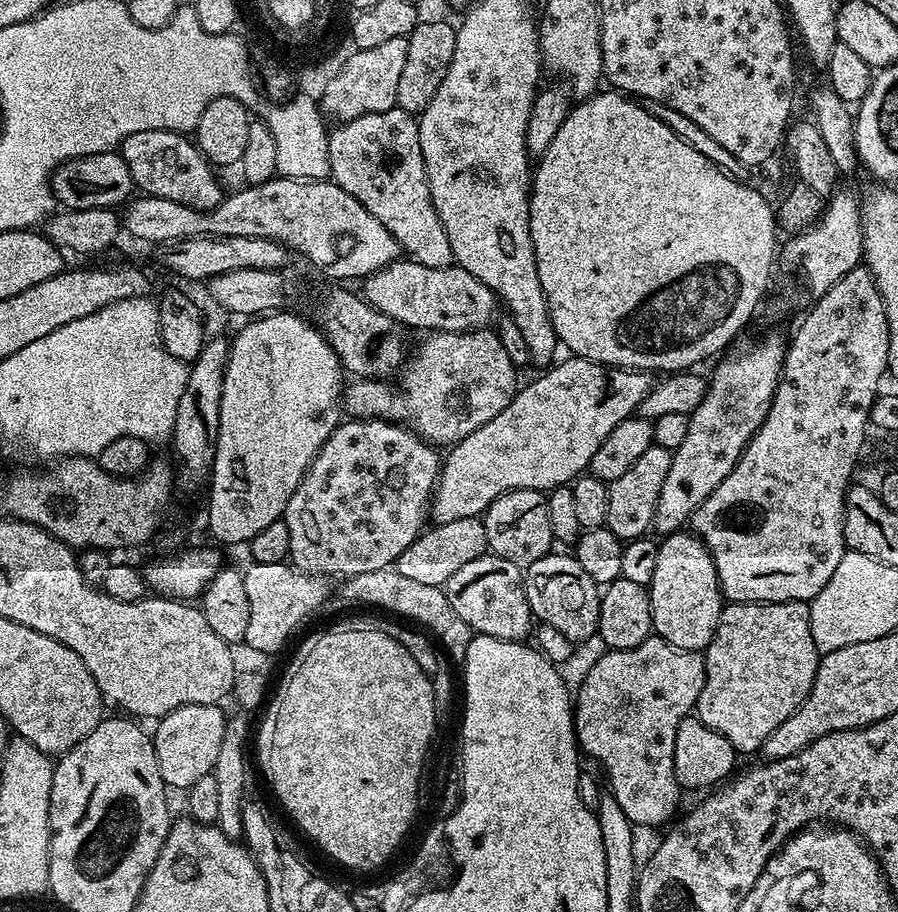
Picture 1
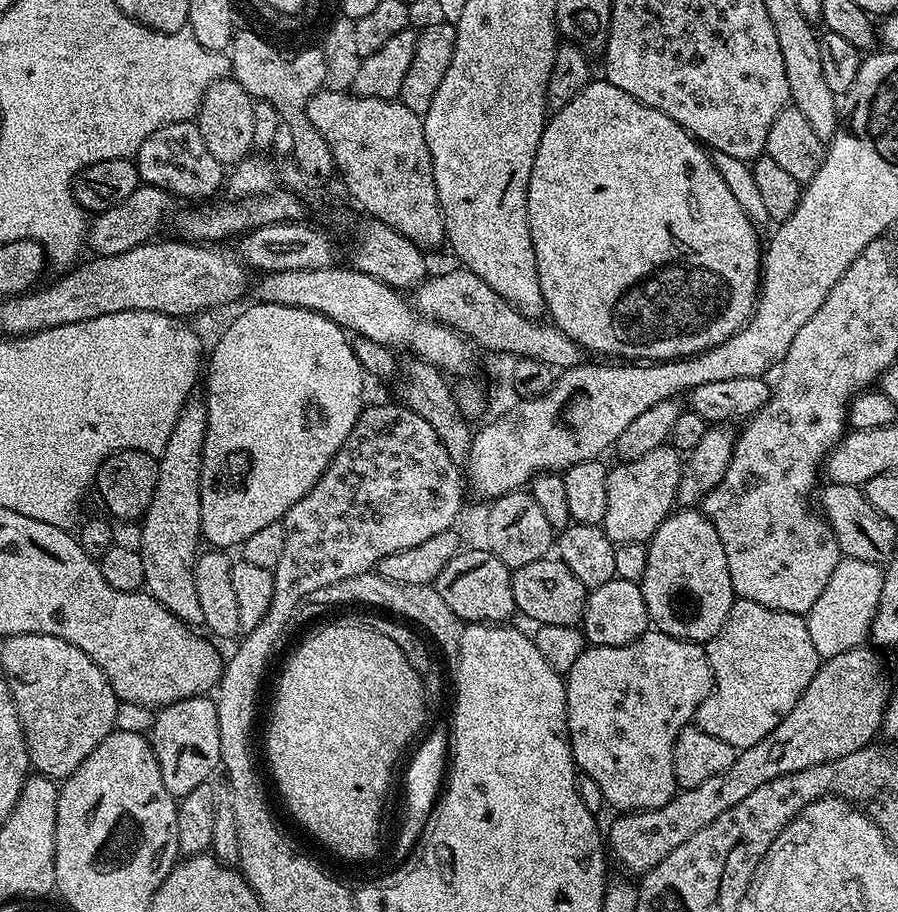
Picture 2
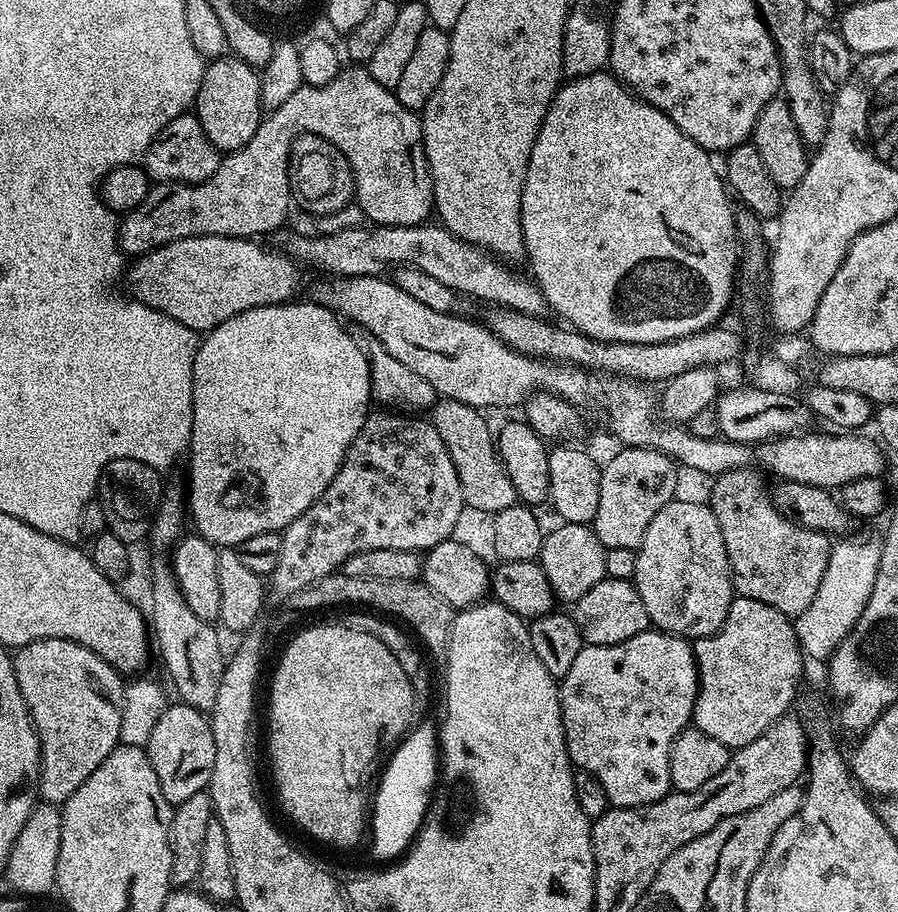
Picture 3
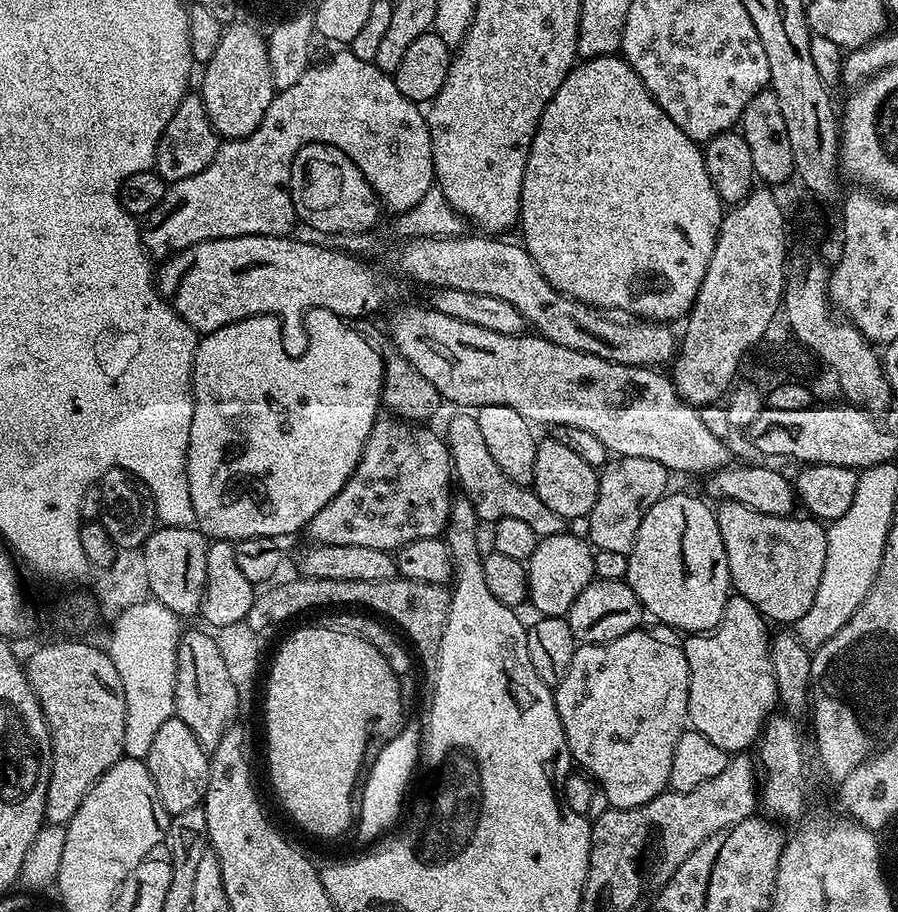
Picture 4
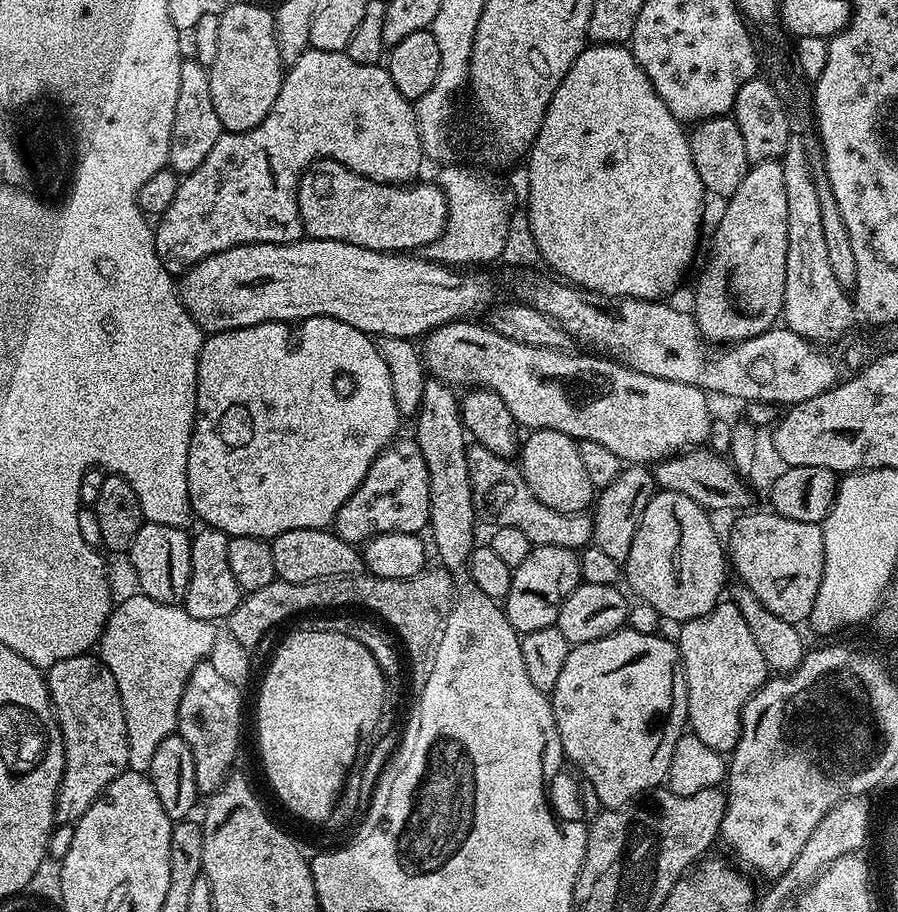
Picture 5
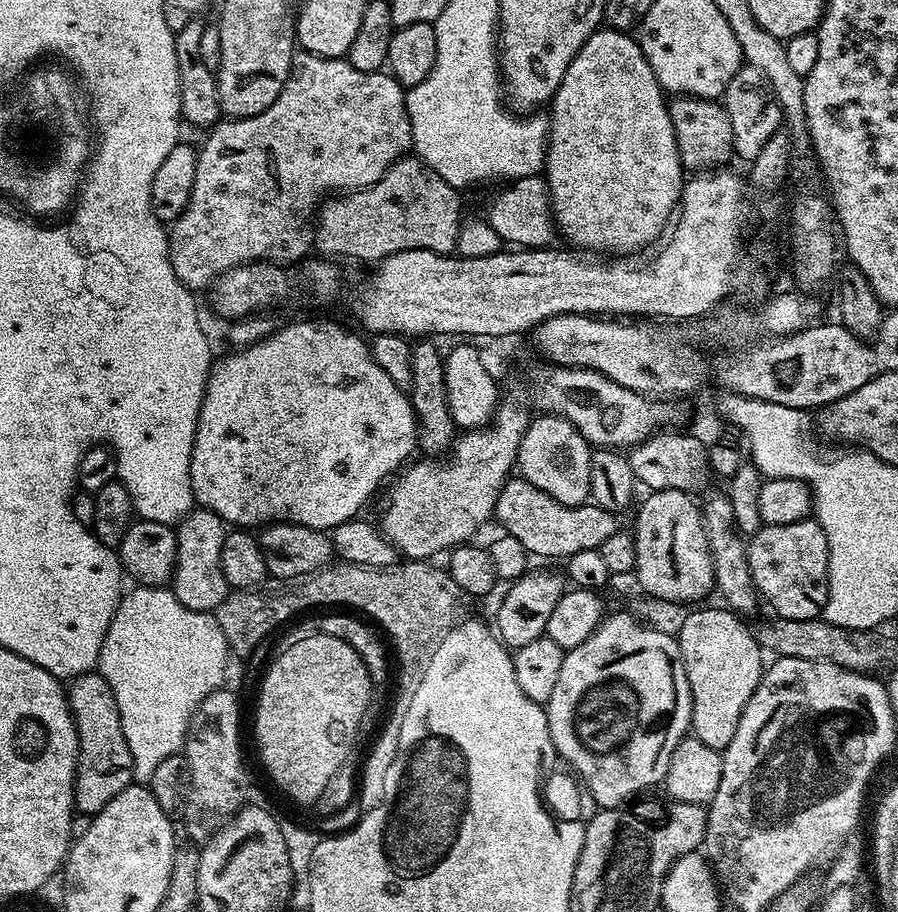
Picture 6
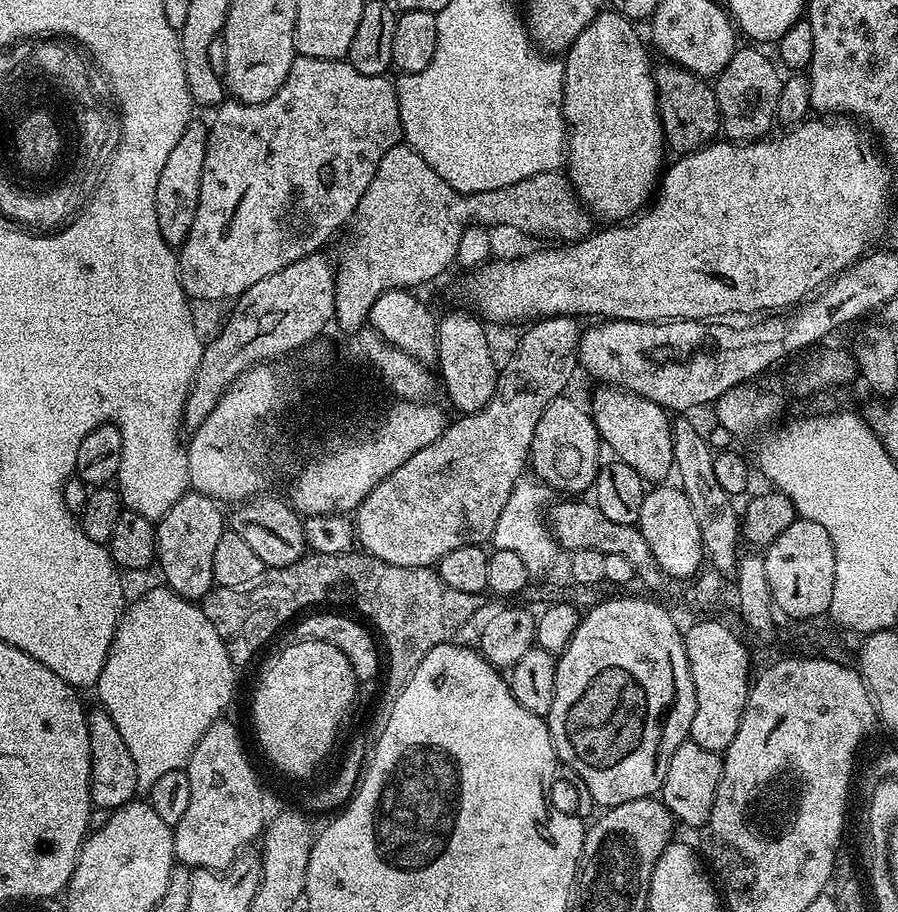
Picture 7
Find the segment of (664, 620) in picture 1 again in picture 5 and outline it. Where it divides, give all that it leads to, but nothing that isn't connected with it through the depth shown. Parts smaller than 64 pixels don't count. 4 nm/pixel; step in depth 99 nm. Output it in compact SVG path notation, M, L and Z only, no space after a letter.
M663 490L657 491L642 510L634 546L630 546L628 559L623 561L622 572L626 584L628 580L629 586L668 620L702 618L725 595L726 548L711 519L706 509L690 502L686 494Z

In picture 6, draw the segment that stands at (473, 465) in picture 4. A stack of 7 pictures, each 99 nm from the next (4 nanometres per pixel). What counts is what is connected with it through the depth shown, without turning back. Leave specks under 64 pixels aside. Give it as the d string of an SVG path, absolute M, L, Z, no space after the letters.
M510 478L504 483L503 490L498 494L494 520L495 523L498 522L504 527L501 529L507 535L518 538L518 542L522 542L522 546L526 546L526 550L533 557L549 556L552 560L561 559L560 561L578 554L578 550L600 548L602 542L606 542L611 536L615 536L618 531L617 517L613 513L607 512L605 508L601 508L599 504L589 502L578 506L566 506L562 502L554 502L554 498L550 498L550 494L538 490L538 486L526 482L523 478Z

